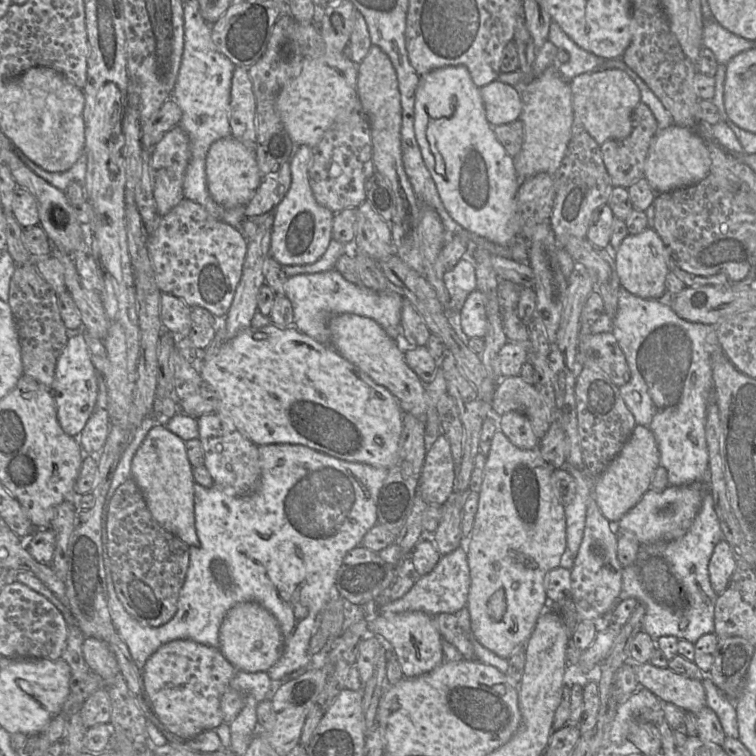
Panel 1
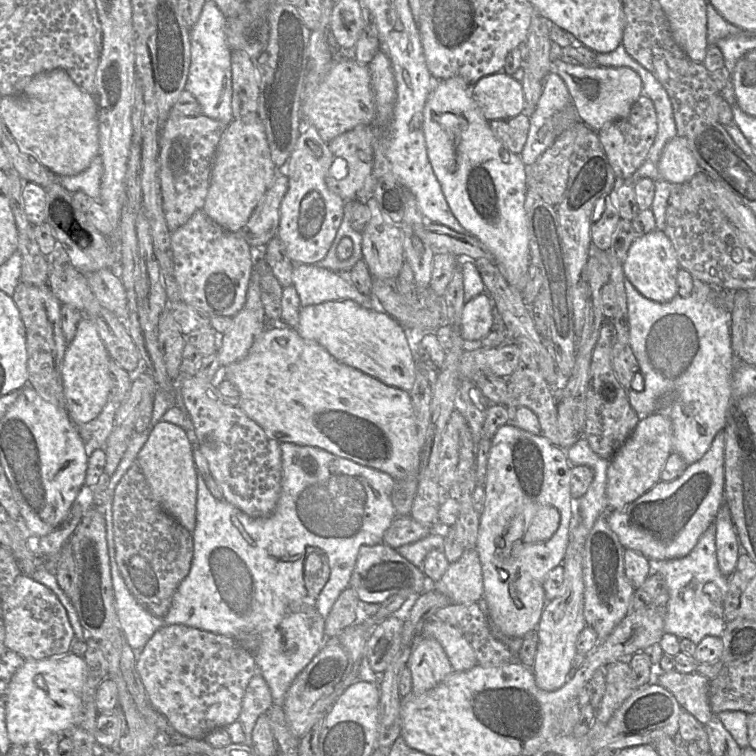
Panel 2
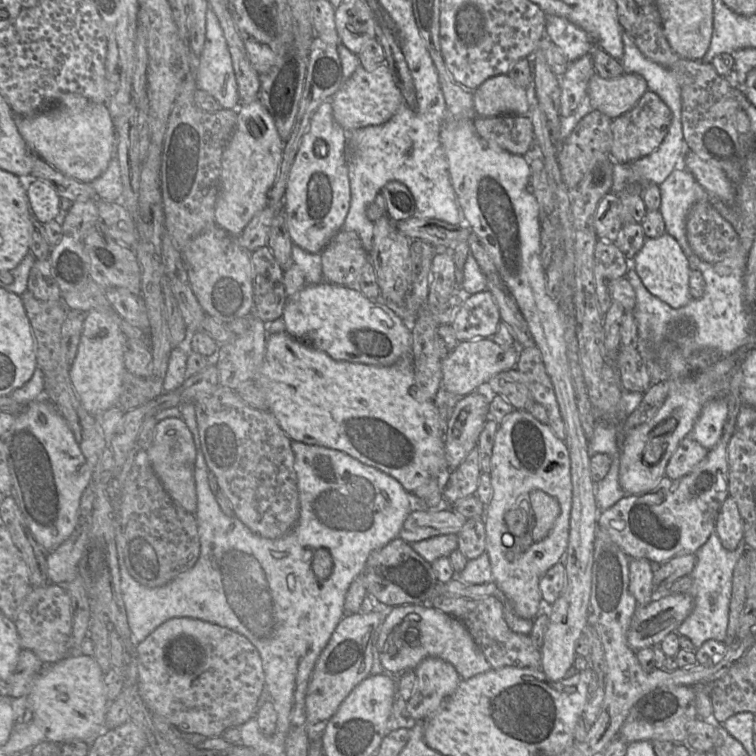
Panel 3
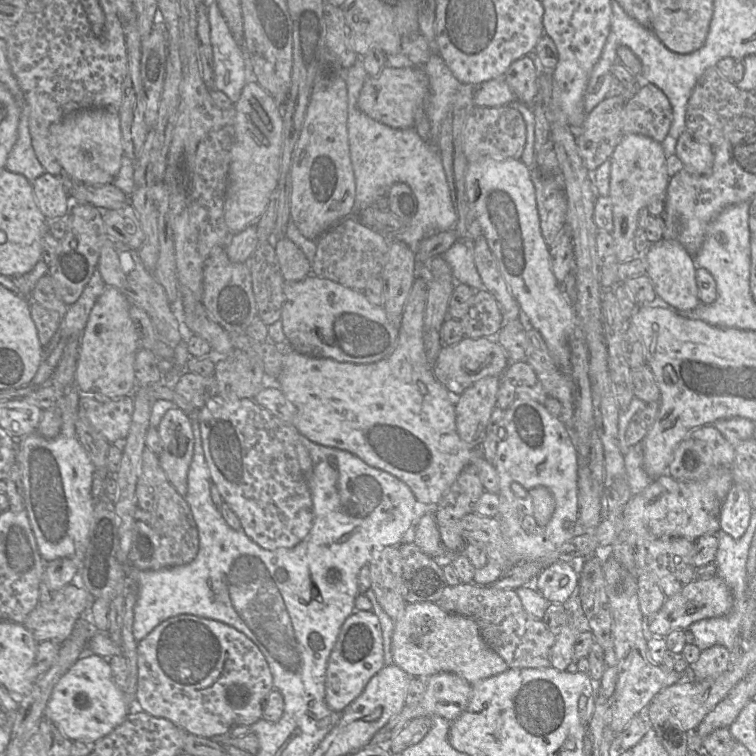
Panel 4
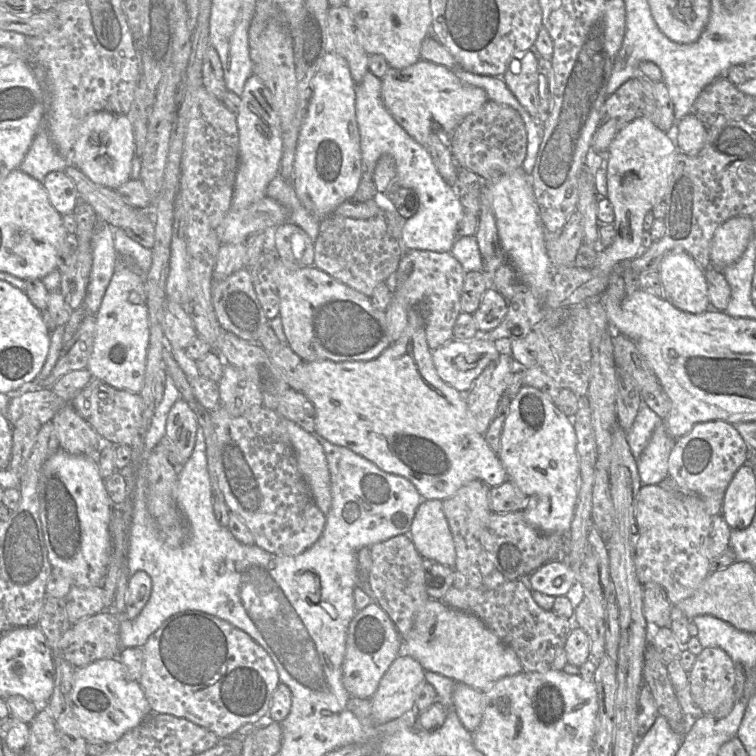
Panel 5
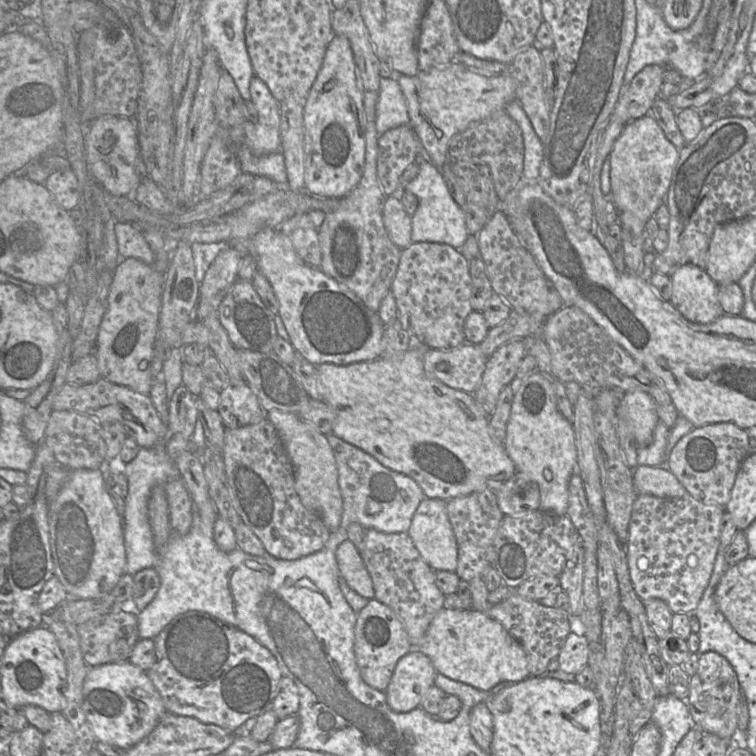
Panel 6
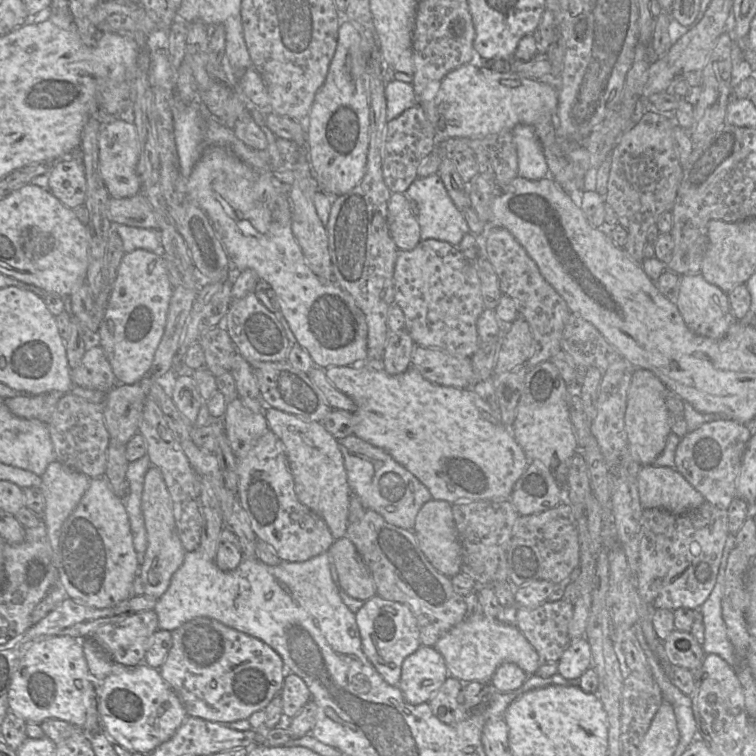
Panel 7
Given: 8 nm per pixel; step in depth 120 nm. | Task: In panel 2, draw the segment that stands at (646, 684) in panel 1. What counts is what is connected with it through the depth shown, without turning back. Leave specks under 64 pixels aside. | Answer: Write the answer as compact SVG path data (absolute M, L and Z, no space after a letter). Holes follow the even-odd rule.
M675 669L655 673L654 681L674 695L683 711L706 724L713 716L709 704L710 680L703 675L680 673Z

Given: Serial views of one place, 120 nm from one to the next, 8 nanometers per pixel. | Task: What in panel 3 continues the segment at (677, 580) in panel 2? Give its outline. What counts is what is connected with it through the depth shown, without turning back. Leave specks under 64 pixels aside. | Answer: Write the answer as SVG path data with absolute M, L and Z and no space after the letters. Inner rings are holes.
M716 531L696 552L696 565L689 574L693 584L689 594L694 599L694 608L690 615L681 623L675 632L687 636L698 649L702 644L714 639L725 642L729 622L730 601L732 597L733 572L739 558L747 548L743 538L735 550L729 551L722 546Z

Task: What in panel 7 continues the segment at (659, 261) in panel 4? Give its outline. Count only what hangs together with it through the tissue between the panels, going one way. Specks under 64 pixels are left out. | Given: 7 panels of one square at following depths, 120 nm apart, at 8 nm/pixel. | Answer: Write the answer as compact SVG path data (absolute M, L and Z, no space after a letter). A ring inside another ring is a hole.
M700 273L681 276L679 294L675 302L687 327L697 335L719 339L738 321L732 314L728 294L708 283Z

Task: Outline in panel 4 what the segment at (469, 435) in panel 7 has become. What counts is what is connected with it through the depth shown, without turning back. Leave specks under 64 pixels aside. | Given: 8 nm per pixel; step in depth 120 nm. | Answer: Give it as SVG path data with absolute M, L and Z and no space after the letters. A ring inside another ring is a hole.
M416 278L412 289L406 301L402 322L399 327L398 342L393 353L378 362L368 364L355 364L351 362L338 362L331 358L316 358L303 355L292 349L284 350L283 367L280 375L276 380L276 384L281 389L285 397L294 405L295 416L293 426L302 436L308 438L314 443L348 451L359 457L371 467L386 471L402 482L404 482L413 492L417 501L424 504L438 504L445 493L453 485L460 472L468 464L474 464L479 471L479 477L483 484L484 491L498 494L499 492L499 476L493 464L489 463L483 456L481 449L472 449L464 441L462 441L457 433L455 404L458 403L459 397L449 391L442 385L434 375L433 366L429 363L423 341L423 325L427 304L428 285L423 278Z

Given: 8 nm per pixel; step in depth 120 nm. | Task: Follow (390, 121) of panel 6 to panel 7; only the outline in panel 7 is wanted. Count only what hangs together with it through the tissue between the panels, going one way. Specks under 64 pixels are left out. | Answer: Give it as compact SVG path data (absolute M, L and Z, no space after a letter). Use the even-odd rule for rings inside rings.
M395 71L394 77L396 80L385 84L387 122L418 104L414 94L412 76Z

